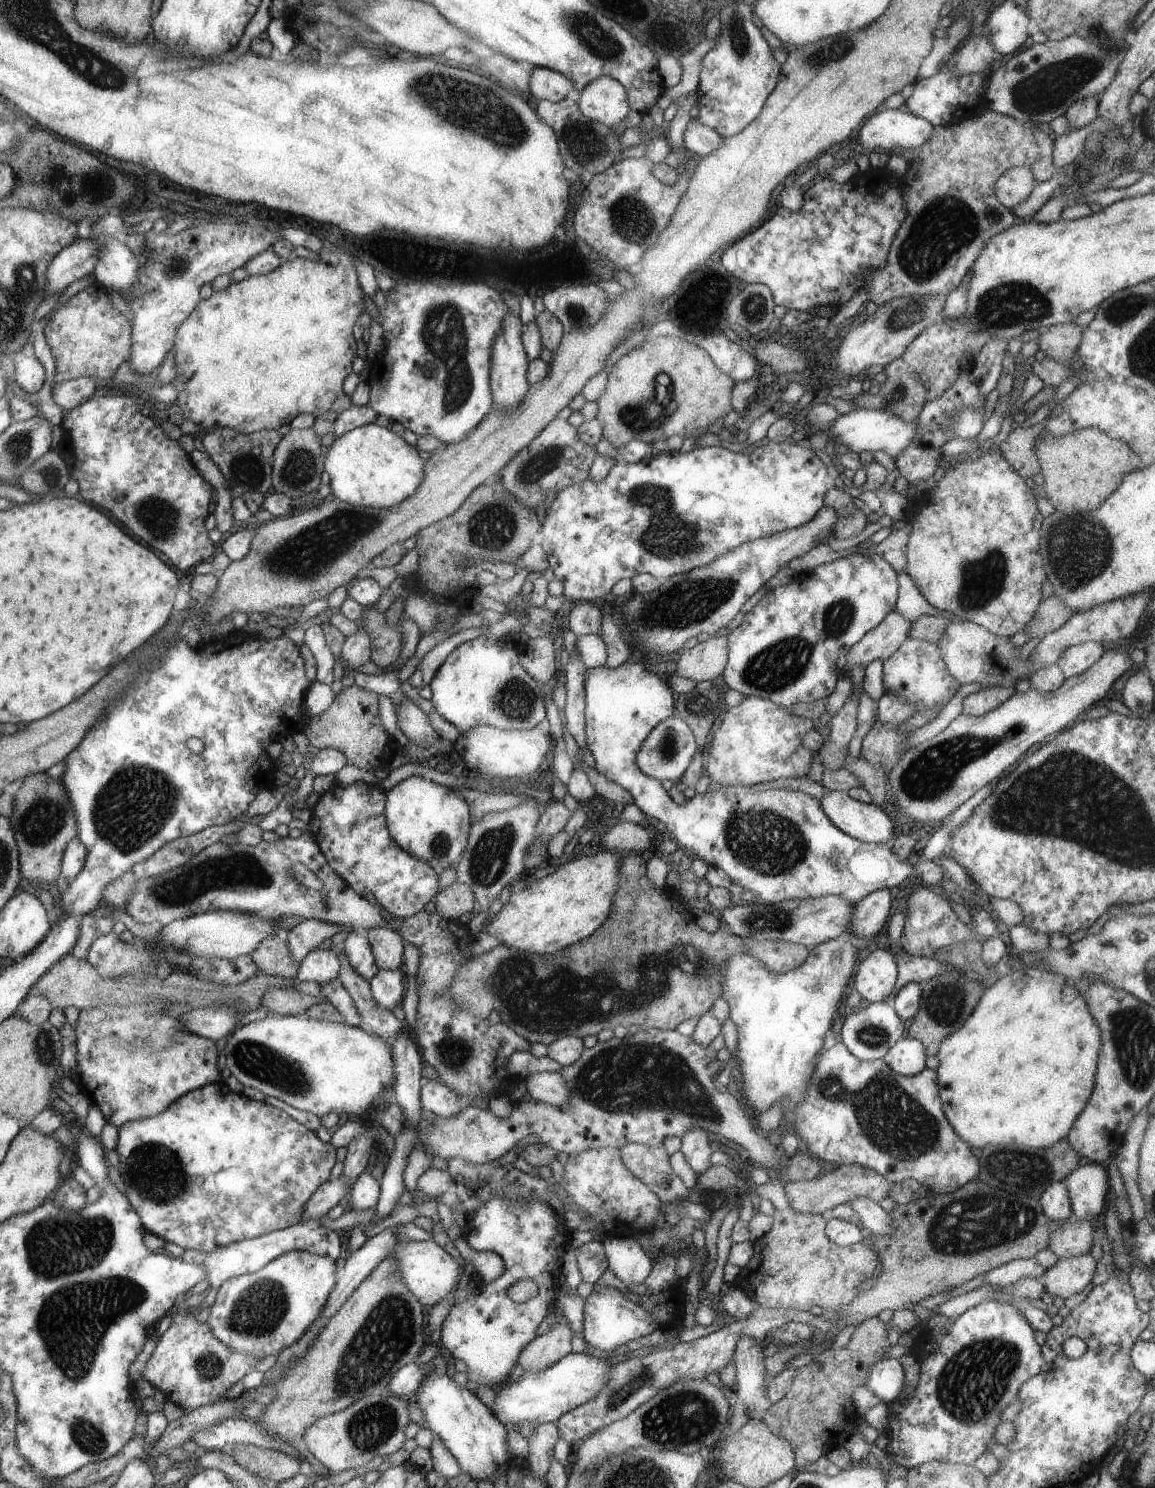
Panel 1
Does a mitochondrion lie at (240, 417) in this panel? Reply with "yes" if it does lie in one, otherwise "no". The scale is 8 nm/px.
no

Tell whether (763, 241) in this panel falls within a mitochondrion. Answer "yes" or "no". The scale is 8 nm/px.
no

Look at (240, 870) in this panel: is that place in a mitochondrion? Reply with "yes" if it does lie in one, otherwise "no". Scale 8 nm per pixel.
yes

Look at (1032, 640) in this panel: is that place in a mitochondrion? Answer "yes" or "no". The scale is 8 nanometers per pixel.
no

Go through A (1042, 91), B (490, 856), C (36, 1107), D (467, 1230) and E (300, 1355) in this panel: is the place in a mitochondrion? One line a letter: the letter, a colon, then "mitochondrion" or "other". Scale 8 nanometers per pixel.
A: mitochondrion
B: mitochondrion
C: other
D: other
E: other

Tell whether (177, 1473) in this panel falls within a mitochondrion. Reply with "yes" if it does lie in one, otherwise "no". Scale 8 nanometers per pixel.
no

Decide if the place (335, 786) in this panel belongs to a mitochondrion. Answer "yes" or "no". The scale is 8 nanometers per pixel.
no

